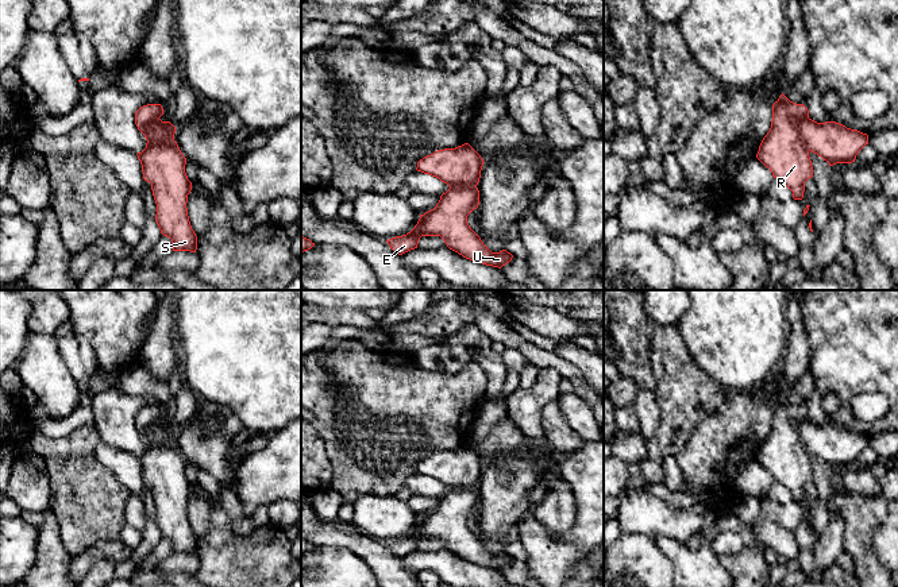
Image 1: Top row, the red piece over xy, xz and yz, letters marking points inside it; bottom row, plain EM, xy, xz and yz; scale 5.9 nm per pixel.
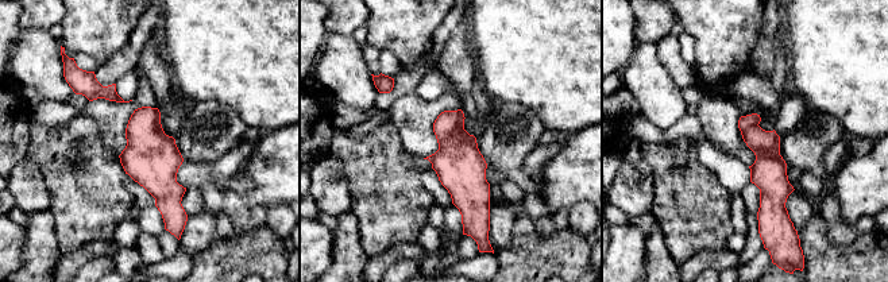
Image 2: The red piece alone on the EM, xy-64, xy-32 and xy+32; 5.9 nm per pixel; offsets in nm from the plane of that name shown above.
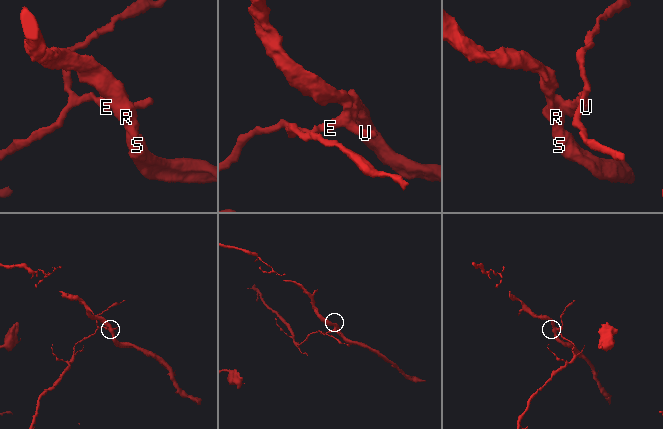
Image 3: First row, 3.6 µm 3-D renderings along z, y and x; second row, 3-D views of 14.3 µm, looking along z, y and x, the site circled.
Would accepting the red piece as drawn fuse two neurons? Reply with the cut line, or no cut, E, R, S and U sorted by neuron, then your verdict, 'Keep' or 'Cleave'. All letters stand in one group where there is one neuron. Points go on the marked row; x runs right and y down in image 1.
Split along xy (145, 127), (145, 131), (155, 139), (173, 138). Groups: E U / R S. Cleave

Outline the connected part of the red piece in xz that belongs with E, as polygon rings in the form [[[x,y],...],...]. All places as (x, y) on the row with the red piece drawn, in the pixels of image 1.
[[[450,186],[433,209],[420,215],[411,232],[386,242],[394,252],[402,255],[417,248],[421,236],[440,236],[450,250],[463,258],[501,269],[512,260],[513,255],[506,250],[492,252],[467,223],[467,216],[478,205],[477,186]]]

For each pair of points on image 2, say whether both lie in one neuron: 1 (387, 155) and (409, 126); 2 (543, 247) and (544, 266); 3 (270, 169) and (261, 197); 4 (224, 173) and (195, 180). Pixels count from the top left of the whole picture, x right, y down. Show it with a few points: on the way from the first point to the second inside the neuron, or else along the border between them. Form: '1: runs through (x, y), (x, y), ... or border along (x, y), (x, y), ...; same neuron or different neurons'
1: border along (392, 119), (405, 149); different neurons
2: runs through (543, 251), (543, 262); same neuron
3: runs through (270, 176), (270, 188), (267, 190); same neuron
4: runs through (217, 173), (201, 174); same neuron

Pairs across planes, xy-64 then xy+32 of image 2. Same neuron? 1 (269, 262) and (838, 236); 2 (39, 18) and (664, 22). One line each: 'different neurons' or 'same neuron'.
1: different neurons
2: same neuron

